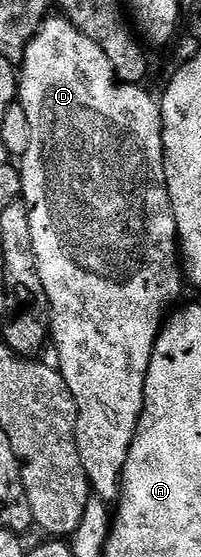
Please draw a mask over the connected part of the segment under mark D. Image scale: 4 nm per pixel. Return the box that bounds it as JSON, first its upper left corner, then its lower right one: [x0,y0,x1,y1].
[17,16,185,503]

